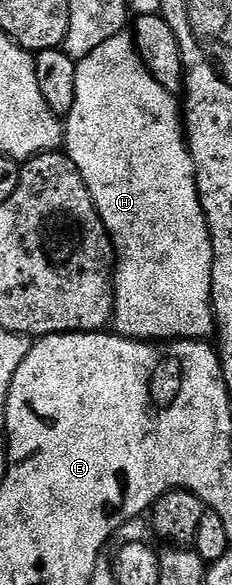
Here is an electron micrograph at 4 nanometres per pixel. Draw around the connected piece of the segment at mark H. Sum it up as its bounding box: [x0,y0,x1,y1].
[64,30,216,341]

